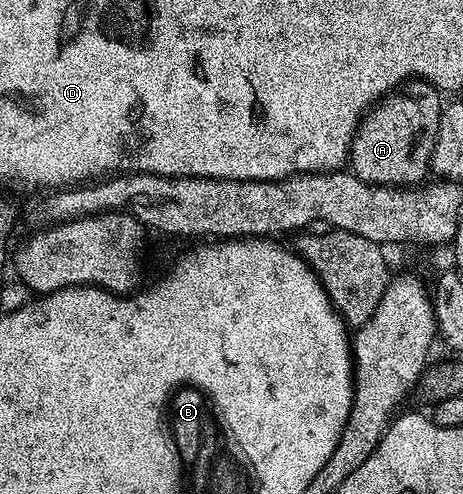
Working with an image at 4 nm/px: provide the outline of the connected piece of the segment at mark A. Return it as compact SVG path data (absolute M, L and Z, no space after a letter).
M426 81L408 82L402 89L383 96L359 121L359 128L351 142L350 170L361 182L381 187L410 188L412 185L422 184L431 171L431 154L435 148L443 104L441 93Z

